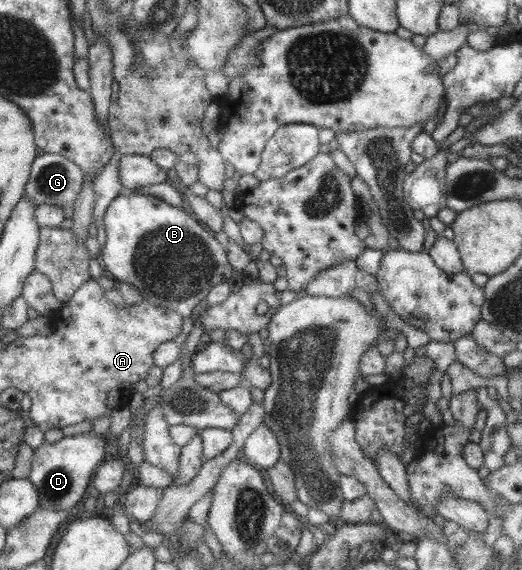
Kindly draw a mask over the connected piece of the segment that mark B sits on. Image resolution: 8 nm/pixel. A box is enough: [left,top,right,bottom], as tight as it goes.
[98,191,232,318]

